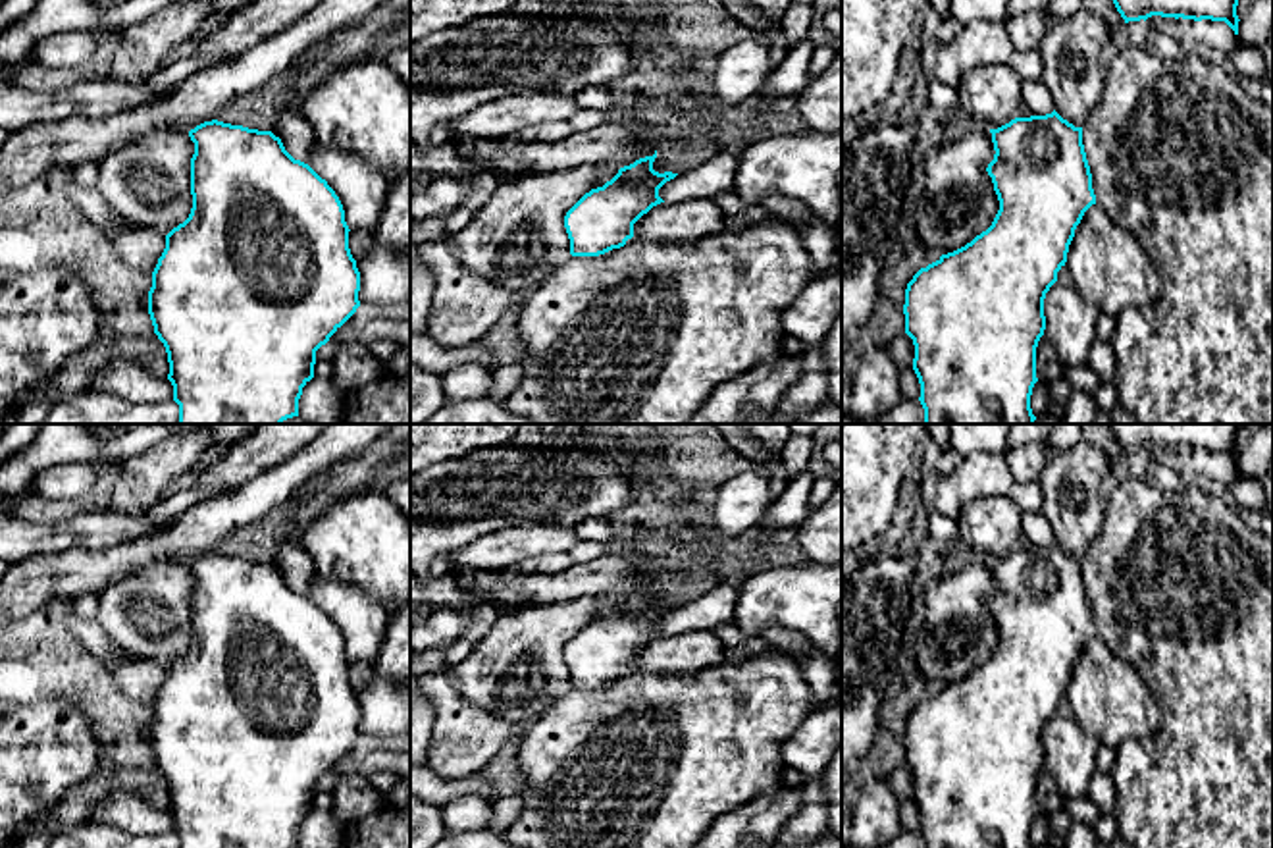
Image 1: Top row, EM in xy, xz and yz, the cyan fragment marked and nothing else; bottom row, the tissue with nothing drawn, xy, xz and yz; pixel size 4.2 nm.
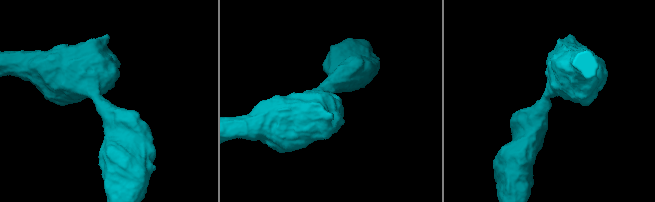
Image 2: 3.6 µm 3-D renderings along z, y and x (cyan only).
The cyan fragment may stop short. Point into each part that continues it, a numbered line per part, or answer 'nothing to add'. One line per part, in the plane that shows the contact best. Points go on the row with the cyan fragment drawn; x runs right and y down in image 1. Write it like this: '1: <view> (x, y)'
nothing to add

